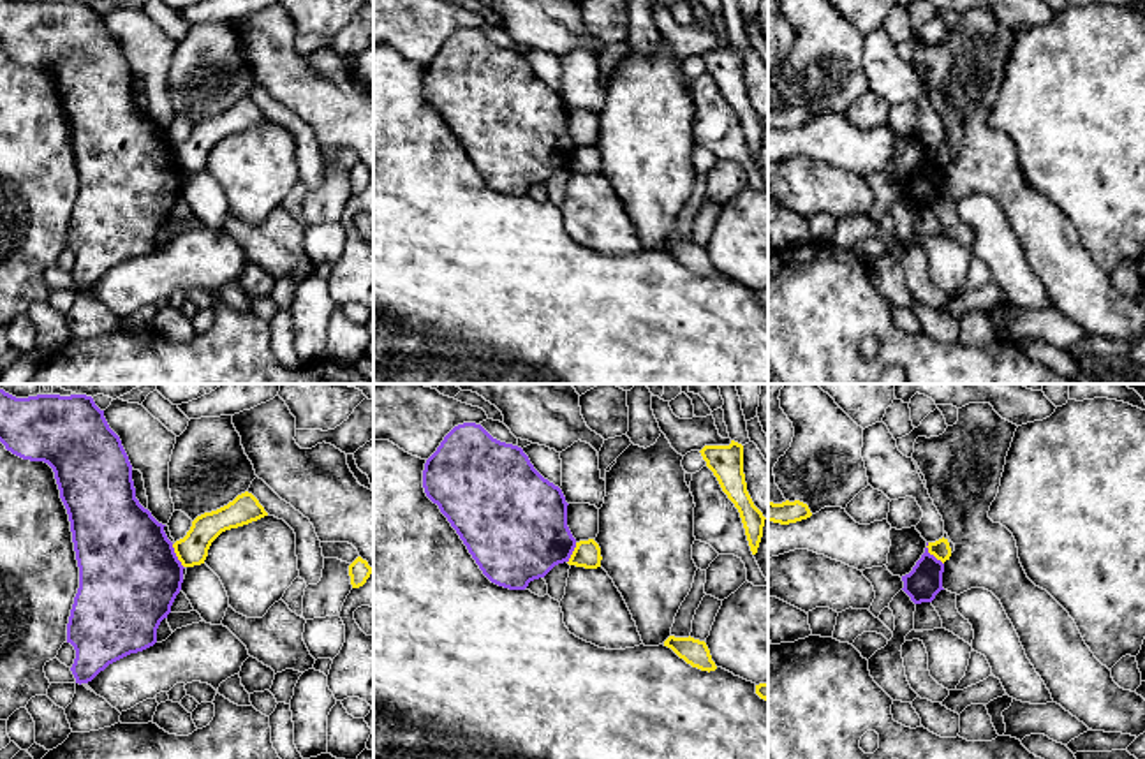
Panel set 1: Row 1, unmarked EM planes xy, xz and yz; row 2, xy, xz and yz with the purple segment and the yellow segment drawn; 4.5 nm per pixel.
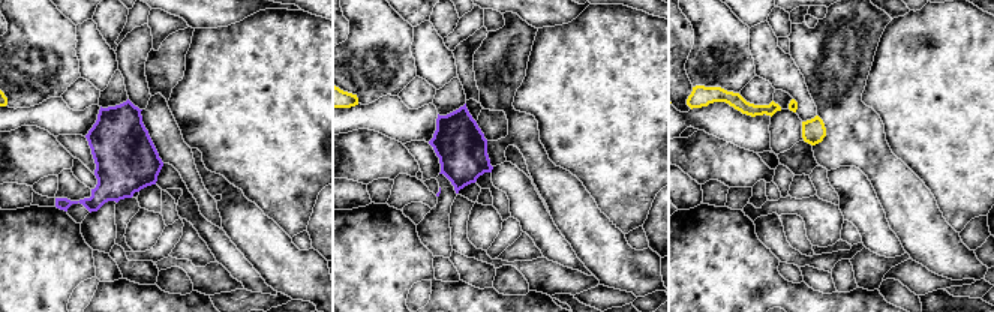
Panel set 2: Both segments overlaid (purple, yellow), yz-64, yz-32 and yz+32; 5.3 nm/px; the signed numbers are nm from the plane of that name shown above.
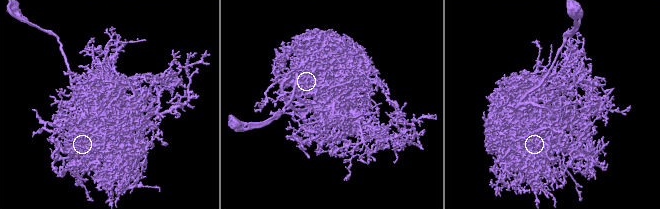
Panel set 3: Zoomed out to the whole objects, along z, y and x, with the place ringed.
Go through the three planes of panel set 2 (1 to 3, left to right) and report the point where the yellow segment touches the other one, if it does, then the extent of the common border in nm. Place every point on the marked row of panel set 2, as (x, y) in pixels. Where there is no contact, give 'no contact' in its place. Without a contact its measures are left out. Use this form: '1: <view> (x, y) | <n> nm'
1: no contact
2: no contact
3: no contact

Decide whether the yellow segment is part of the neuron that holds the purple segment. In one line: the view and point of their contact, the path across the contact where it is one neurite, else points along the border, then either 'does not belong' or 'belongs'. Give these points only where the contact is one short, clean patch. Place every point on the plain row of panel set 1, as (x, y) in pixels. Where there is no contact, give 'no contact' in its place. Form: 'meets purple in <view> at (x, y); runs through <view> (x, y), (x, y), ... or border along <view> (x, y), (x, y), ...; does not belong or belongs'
meets purple in yz at (932, 161); border along yz (927, 148), (927, 155), (943, 169); does not belong

